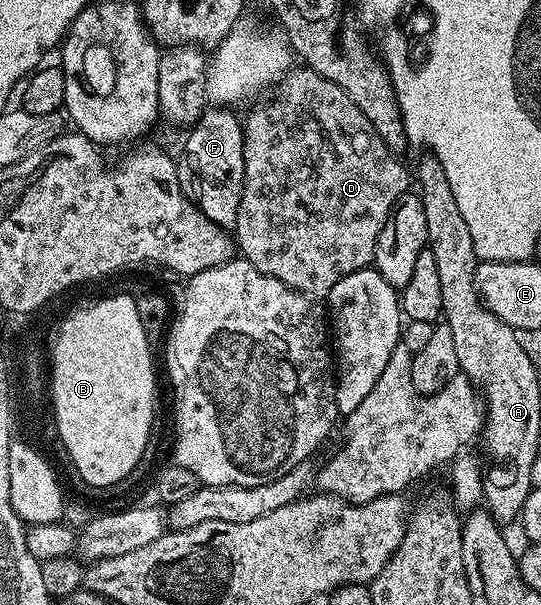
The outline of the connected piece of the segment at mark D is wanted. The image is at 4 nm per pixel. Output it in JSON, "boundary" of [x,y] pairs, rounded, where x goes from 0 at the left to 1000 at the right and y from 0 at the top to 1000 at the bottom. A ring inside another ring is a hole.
{"boundary":[[[566,112],[532,114],[521,129],[514,131],[508,157],[488,175],[479,175],[449,202],[449,250],[453,251],[453,298],[449,299],[449,322],[442,339],[442,362],[431,375],[431,392],[440,418],[475,450],[490,456],[505,456],[519,463],[534,476],[553,479],[569,489],[601,489],[638,456],[645,456],[662,446],[680,445],[693,431],[693,412],[697,410],[697,390],[704,377],[712,377],[715,359],[730,345],[730,332],[754,312],[752,288],[745,274],[736,268],[732,256],[704,231],[704,225],[682,205],[675,185],[652,172],[652,165],[616,132],[593,126],[584,116]]]}

